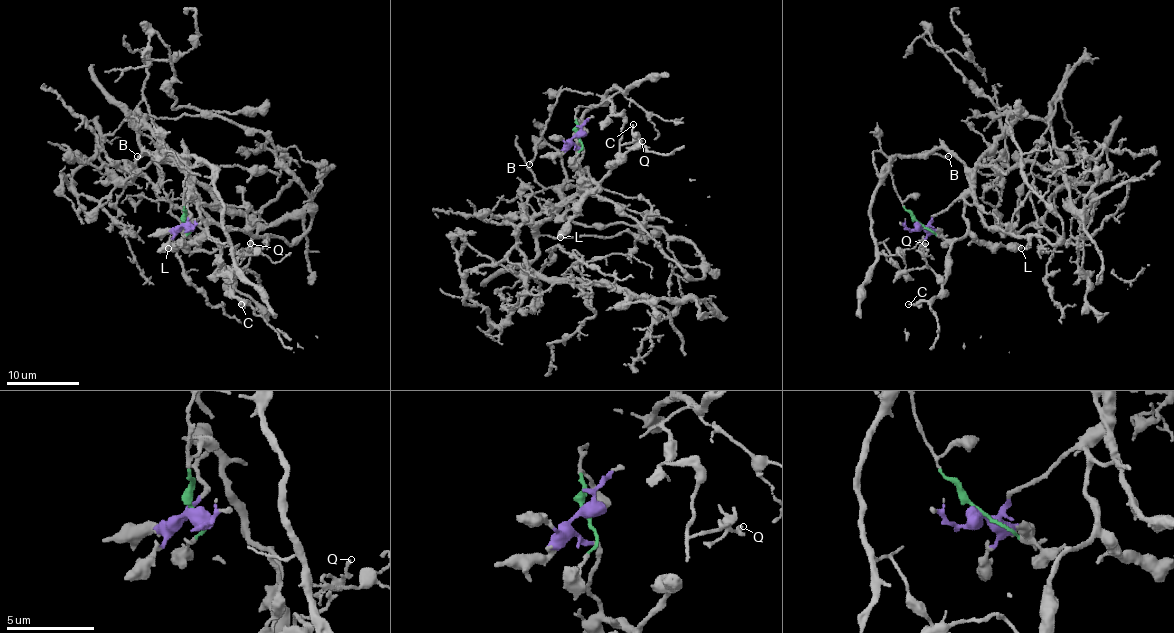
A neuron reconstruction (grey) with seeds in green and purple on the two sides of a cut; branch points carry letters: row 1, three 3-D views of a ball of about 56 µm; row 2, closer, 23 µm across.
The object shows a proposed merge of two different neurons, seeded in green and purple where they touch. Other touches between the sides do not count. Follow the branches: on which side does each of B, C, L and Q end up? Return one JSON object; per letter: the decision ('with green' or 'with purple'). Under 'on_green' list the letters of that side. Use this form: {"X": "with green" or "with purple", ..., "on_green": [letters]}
{"B": "with green", "C": "with purple", "L": "with purple", "Q": "with purple", "on_green": ["B"]}

